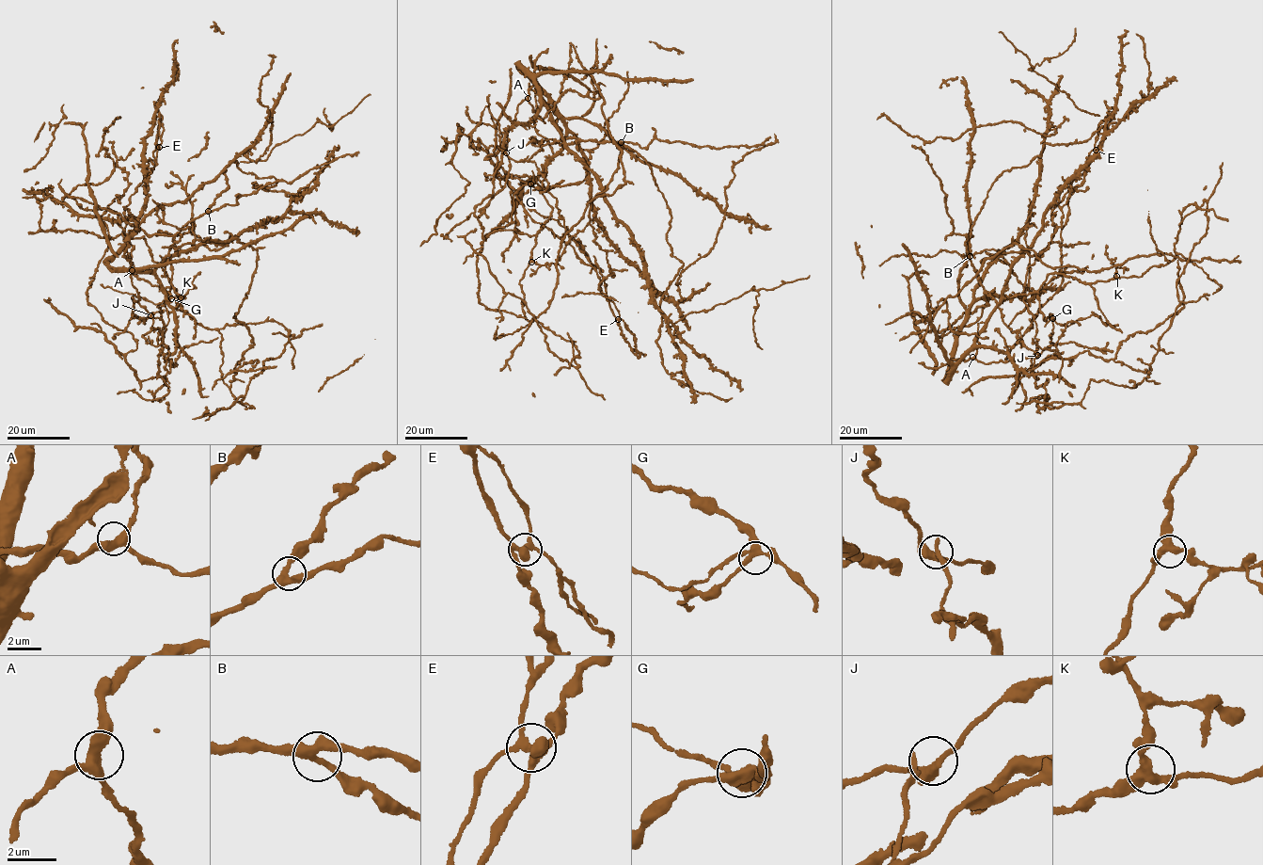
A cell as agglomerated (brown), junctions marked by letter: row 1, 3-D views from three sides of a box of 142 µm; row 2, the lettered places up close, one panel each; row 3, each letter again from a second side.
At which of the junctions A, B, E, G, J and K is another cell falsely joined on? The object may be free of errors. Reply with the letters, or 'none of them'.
E

